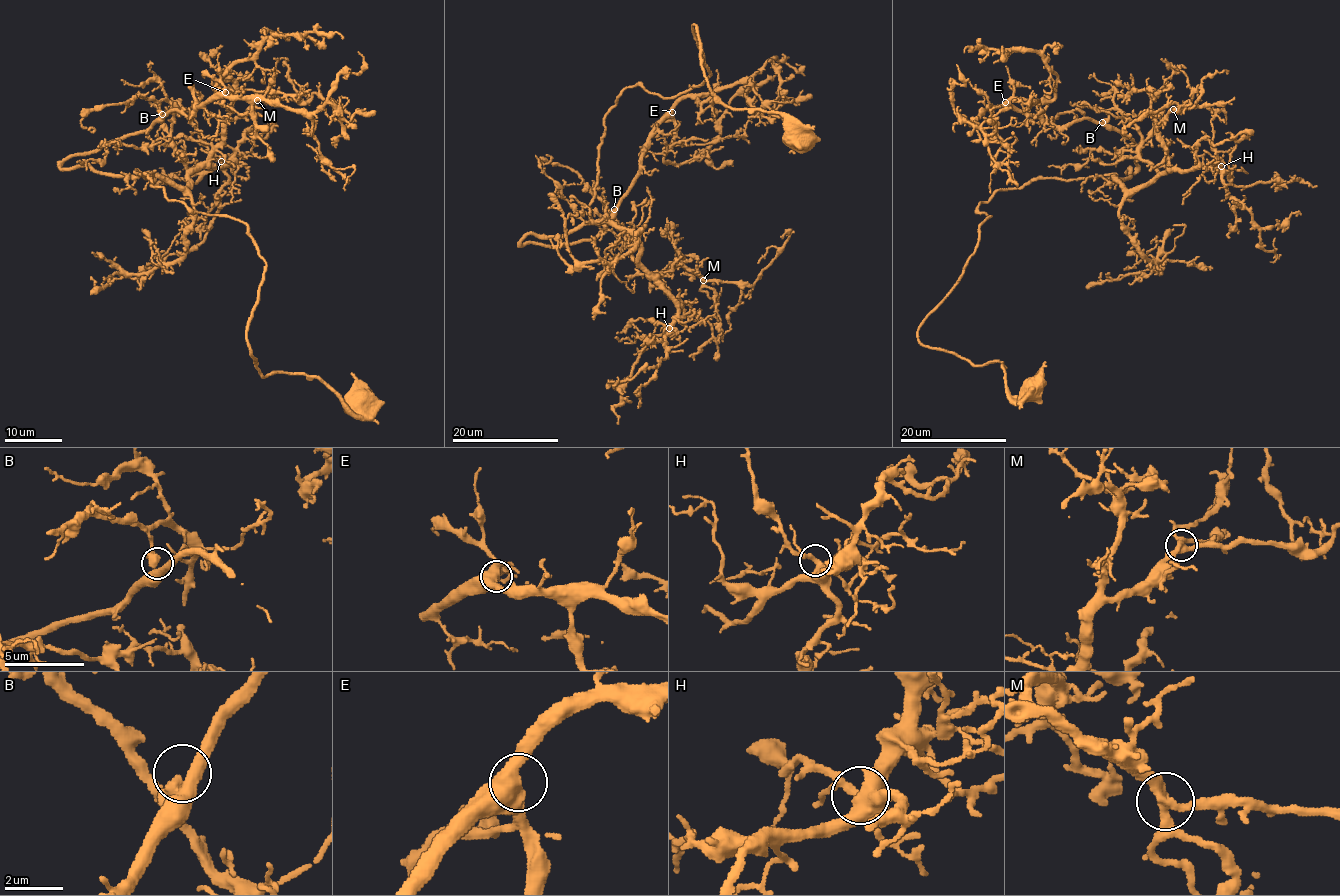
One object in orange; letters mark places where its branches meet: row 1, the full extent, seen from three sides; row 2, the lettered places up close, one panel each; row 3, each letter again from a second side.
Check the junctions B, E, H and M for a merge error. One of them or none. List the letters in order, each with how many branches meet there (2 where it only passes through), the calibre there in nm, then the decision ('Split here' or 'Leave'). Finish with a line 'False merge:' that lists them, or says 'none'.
B: Branches: 3. Thickness 360 nm. Leave
E: Branches: 3. Thickness 460 nm. Leave
H: Branches: 3. Thickness 320 nm. Leave
M: Branches: 3. Thickness 360 nm. Leave
False merge: none

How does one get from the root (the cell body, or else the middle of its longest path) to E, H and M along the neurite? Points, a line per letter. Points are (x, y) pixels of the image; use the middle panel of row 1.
E: (799, 137), (711, 90), (692, 25), (710, 74), (605, 117), (590, 221), (638, 264), (602, 230), (672, 112)
H: (799, 137), (711, 90), (695, 25), (699, 85), (618, 97), (590, 221), (635, 236), (676, 308), (669, 328)
M: (799, 137), (711, 90), (695, 25), (699, 85), (618, 97), (590, 221), (633, 234), (650, 272), (703, 280)

